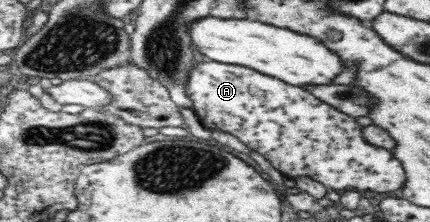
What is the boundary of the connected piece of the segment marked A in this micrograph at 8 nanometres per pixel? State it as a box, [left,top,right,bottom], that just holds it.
[184,61,404,193]

